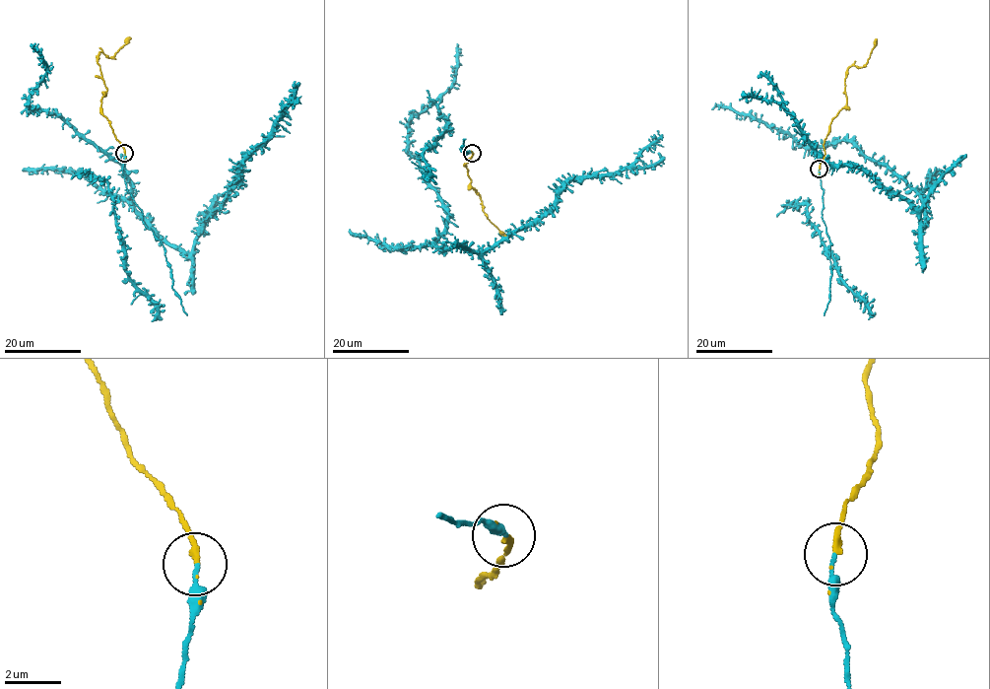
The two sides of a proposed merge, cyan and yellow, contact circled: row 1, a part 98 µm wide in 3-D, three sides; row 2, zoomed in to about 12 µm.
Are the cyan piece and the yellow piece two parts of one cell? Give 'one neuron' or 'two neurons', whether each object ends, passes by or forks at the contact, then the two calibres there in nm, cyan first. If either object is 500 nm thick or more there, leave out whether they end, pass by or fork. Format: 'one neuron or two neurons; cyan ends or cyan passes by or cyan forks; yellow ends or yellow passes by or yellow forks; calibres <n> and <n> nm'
one neuron; cyan ends; yellow passes by; calibres 140 and 160 nm

